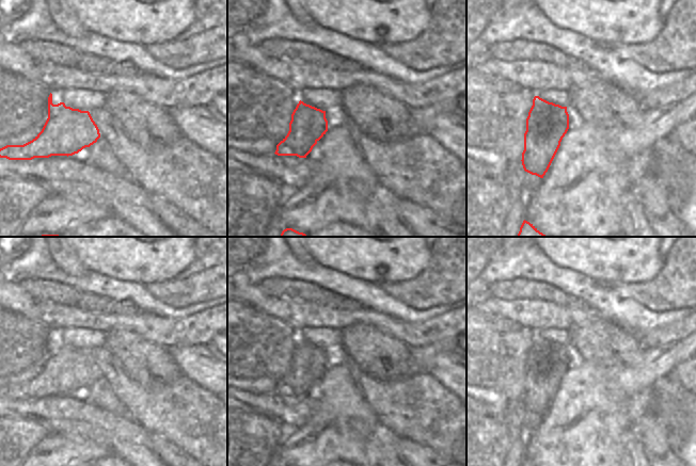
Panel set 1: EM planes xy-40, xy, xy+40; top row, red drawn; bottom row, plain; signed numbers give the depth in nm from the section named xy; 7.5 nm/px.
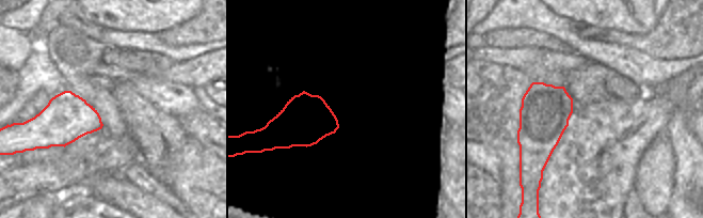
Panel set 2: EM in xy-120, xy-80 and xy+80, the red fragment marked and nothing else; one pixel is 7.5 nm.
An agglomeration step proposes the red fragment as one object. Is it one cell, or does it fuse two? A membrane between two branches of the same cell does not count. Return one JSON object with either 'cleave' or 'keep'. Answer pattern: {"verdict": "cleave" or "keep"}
{"verdict": "cleave"}

